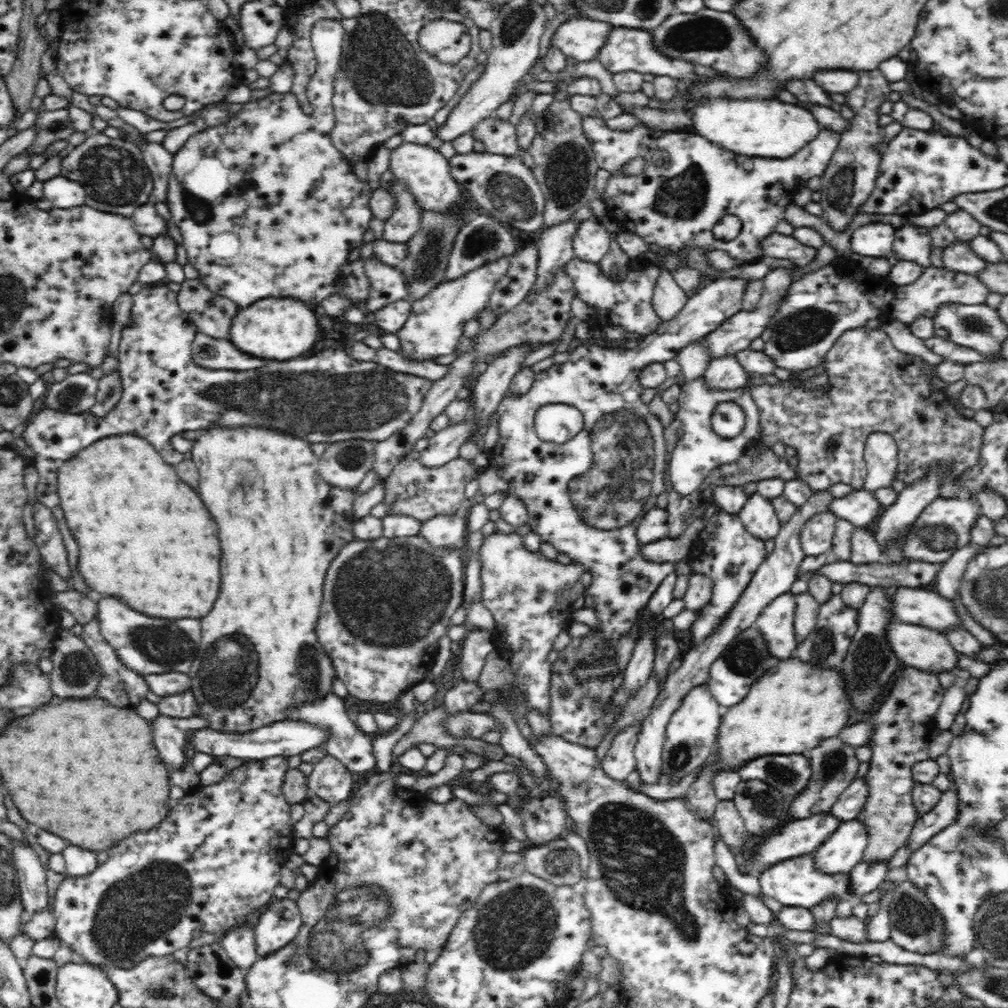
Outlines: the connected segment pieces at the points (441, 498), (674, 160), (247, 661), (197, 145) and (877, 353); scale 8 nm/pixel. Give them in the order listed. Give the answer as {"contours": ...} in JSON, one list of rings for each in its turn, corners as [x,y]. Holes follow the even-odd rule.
{"contours":[[[[459,456],[439,467],[426,467],[420,464],[418,459],[401,459],[385,482],[386,494],[383,502],[388,506],[387,514],[412,516],[422,523],[434,516],[462,513],[463,509],[460,504],[465,500],[464,490],[466,490],[466,484],[468,484],[470,480],[477,478],[475,468],[476,465],[473,462]]],[[[585,117],[583,119],[584,135],[592,145],[596,164],[599,168],[608,170],[611,176],[607,181],[602,200],[606,203],[608,216],[613,218],[628,233],[636,234],[649,244],[657,244],[667,252],[680,252],[684,248],[701,248],[705,252],[724,250],[729,256],[742,264],[756,263],[764,260],[766,253],[762,251],[764,239],[768,238],[776,224],[785,220],[785,211],[793,200],[794,194],[801,188],[801,179],[821,177],[828,164],[839,148],[838,132],[822,128],[818,137],[786,160],[776,158],[748,158],[736,156],[731,149],[722,148],[716,142],[708,141],[703,134],[682,134],[681,132],[660,132],[650,130],[646,126],[634,128],[632,132],[611,130],[602,117]],[[634,158],[644,158],[646,168],[640,175],[620,175],[618,170]],[[726,214],[734,214],[741,220],[742,227],[739,235],[731,241],[716,239],[712,227]]],[[[210,426],[206,430],[197,432],[197,438],[191,442],[190,451],[192,461],[197,466],[197,471],[200,472],[198,494],[204,500],[206,508],[212,512],[212,516],[218,524],[218,532],[220,532],[222,586],[220,586],[220,596],[218,596],[214,608],[206,614],[206,618],[201,618],[200,648],[196,652],[196,658],[192,660],[188,676],[191,679],[191,688],[196,688],[195,699],[198,700],[199,707],[202,708],[202,712],[198,716],[200,715],[200,718],[207,720],[207,726],[220,732],[244,733],[283,720],[285,717],[283,710],[294,703],[333,693],[332,684],[337,678],[337,673],[333,670],[332,664],[328,664],[330,660],[324,652],[324,647],[320,646],[320,641],[317,639],[316,626],[323,600],[325,574],[333,558],[340,553],[344,545],[355,540],[354,523],[358,518],[352,508],[354,490],[341,490],[340,487],[329,486],[317,471],[316,464],[319,458],[312,453],[310,444],[306,444],[300,438],[280,434],[274,430],[246,428],[246,426],[240,426],[240,428]]],[[[332,19],[318,20],[310,32],[310,42],[317,60],[317,72],[308,82],[308,98],[312,102],[313,112],[307,115],[301,110],[297,100],[291,94],[273,93],[260,99],[257,104],[243,104],[243,108],[226,125],[219,125],[212,129],[205,129],[203,132],[192,136],[184,144],[172,160],[172,172],[168,174],[168,194],[167,205],[172,213],[172,221],[178,226],[183,238],[183,246],[187,252],[188,261],[194,265],[199,272],[199,278],[202,284],[205,284],[214,294],[220,297],[226,297],[233,300],[240,308],[246,308],[254,304],[256,300],[262,300],[264,297],[296,297],[302,301],[308,301],[312,304],[321,304],[324,299],[330,295],[342,294],[344,298],[350,300],[366,300],[370,295],[371,283],[368,280],[364,264],[350,262],[348,254],[353,248],[360,248],[363,244],[362,236],[369,229],[369,222],[372,220],[369,201],[371,198],[371,187],[367,182],[362,182],[353,171],[353,165],[350,160],[343,156],[331,140],[331,130],[334,126],[334,110],[332,110],[332,99],[334,94],[334,82],[336,74],[340,72],[340,55],[342,54],[342,45],[344,35],[346,34],[341,22]],[[232,232],[240,240],[240,248],[236,250],[236,244],[232,246],[230,242],[224,242],[222,234]]],[[[848,328],[837,337],[834,346],[825,354],[823,359],[826,374],[830,376],[830,392],[802,392],[800,388],[792,388],[788,382],[784,386],[769,384],[747,387],[757,406],[757,414],[762,426],[762,440],[772,446],[782,441],[785,446],[792,446],[798,452],[798,478],[802,479],[815,491],[826,491],[833,484],[843,482],[850,484],[856,490],[864,489],[867,476],[865,463],[865,442],[869,434],[875,432],[890,433],[898,444],[898,469],[895,479],[903,480],[910,486],[917,480],[924,479],[932,470],[932,464],[952,464],[952,476],[944,484],[946,498],[972,498],[964,478],[979,462],[983,444],[984,427],[958,416],[952,404],[946,404],[946,394],[936,388],[928,388],[930,372],[926,364],[916,356],[906,356],[892,346],[891,339],[882,330]]]]}

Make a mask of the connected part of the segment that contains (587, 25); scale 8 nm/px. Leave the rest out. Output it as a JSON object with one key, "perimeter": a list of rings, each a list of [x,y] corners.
{"perimeter":[[[577,17],[564,22],[551,38],[550,49],[558,48],[574,61],[587,62],[596,59],[614,25],[610,21]]]}

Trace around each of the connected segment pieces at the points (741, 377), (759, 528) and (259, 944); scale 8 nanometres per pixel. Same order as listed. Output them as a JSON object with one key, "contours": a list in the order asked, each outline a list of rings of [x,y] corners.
{"contours":[[[[734,354],[712,358],[703,377],[710,387],[722,390],[744,387],[750,379]]],[[[757,492],[747,497],[738,516],[748,532],[768,541],[778,536],[781,524],[775,513],[773,504],[767,497]]],[[[273,899],[253,920],[257,956],[262,957],[288,944],[296,936],[302,919],[296,901]]]]}

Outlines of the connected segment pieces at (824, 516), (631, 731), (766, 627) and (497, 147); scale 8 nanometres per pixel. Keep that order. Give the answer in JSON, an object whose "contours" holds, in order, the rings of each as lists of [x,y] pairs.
{"contours":[[[[829,510],[812,516],[800,532],[800,543],[806,556],[825,554],[832,547],[836,518]]],[[[641,726],[626,727],[620,731],[611,743],[601,764],[603,771],[616,780],[625,781],[633,770],[636,770],[634,746],[640,734]]],[[[782,593],[765,606],[754,625],[763,634],[767,651],[776,661],[792,657],[798,645],[794,629],[796,608],[794,594]]],[[[492,114],[478,122],[470,134],[476,141],[484,143],[485,150],[490,154],[517,156],[517,129],[509,120],[501,120]]]]}

